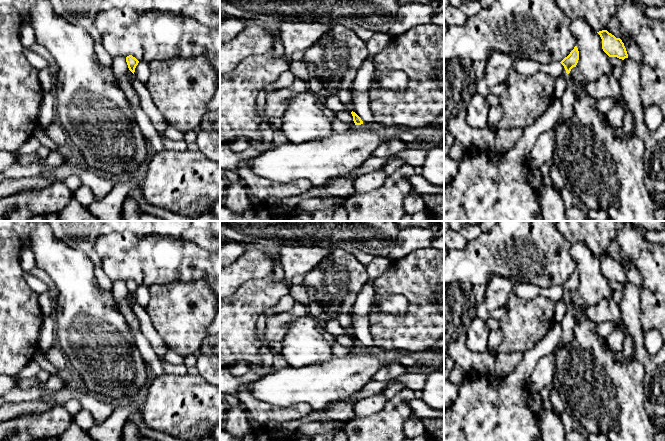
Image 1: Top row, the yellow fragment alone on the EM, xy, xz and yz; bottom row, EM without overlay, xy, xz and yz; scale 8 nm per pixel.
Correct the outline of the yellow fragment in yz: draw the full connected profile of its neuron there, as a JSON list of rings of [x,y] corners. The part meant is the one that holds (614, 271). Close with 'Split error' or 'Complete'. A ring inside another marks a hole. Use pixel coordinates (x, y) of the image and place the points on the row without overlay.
[[[607,254],[597,256],[602,263],[602,273],[609,281],[617,281],[624,284],[628,278],[624,267],[620,262],[616,262]]]. Complete

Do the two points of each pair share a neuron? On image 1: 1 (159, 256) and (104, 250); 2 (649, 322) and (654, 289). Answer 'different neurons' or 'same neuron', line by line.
1: same neuron
2: same neuron

